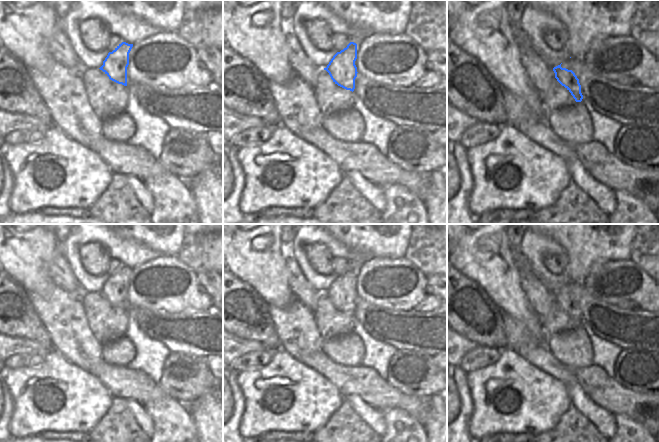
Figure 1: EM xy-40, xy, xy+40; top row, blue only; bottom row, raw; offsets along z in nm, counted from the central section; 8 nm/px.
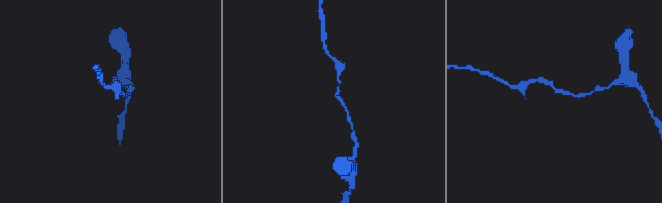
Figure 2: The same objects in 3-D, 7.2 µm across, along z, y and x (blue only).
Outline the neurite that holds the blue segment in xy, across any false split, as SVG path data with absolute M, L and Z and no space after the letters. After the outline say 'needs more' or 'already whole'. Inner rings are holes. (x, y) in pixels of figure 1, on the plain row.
M350 266L346 272L333 280L326 292L319 295L313 317L323 340L352 331L358 297L356 283L357 268Z | needs more

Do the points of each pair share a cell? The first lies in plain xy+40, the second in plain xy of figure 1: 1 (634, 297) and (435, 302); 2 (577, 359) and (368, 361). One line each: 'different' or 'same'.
1: same
2: different

